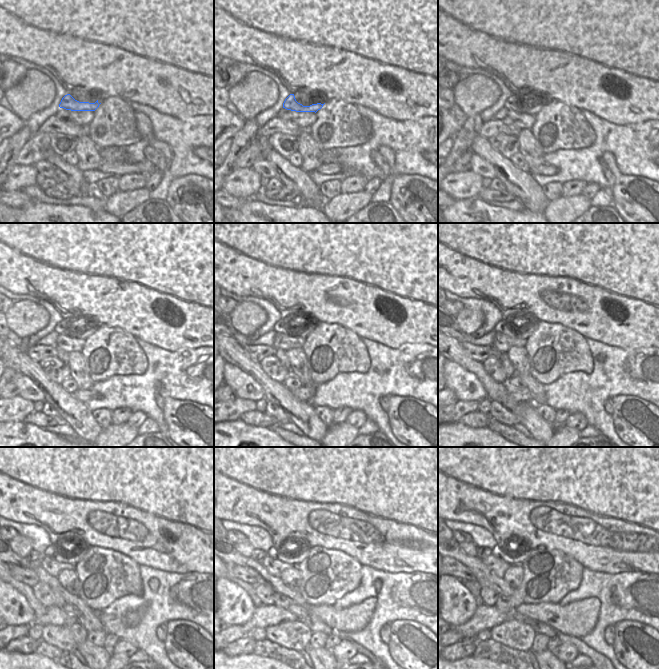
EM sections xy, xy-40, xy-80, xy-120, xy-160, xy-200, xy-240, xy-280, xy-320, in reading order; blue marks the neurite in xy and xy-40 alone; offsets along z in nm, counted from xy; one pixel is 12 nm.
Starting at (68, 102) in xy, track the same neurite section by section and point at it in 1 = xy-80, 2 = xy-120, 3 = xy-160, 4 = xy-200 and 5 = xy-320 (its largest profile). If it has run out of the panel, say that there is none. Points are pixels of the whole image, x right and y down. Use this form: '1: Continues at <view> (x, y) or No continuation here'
1: Continues at xy-80 (513, 103)
2: Continues at xy-120 (62, 329)
3: Continues at xy-160 (281, 326)
4: Continues at xy-200 (504, 326)
5: Continues at xy-320 (506, 556)

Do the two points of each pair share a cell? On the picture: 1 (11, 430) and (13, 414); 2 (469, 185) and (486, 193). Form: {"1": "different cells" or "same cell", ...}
{"1": "different cells", "2": "different cells"}

